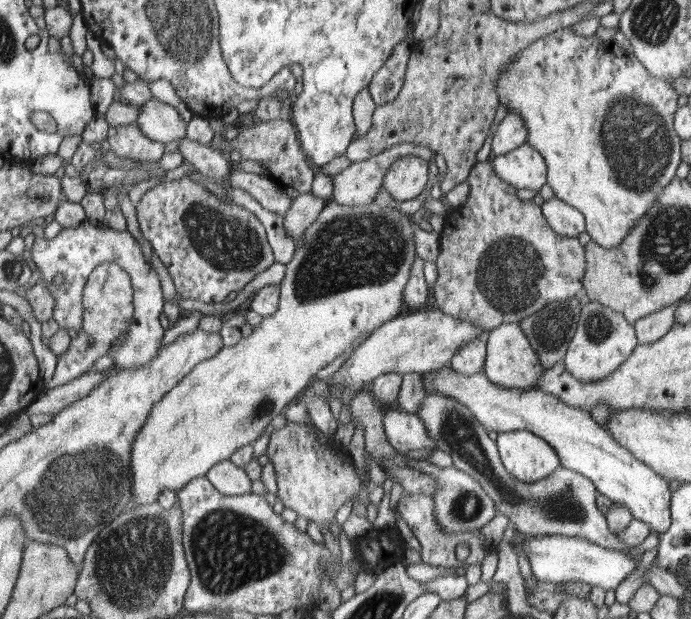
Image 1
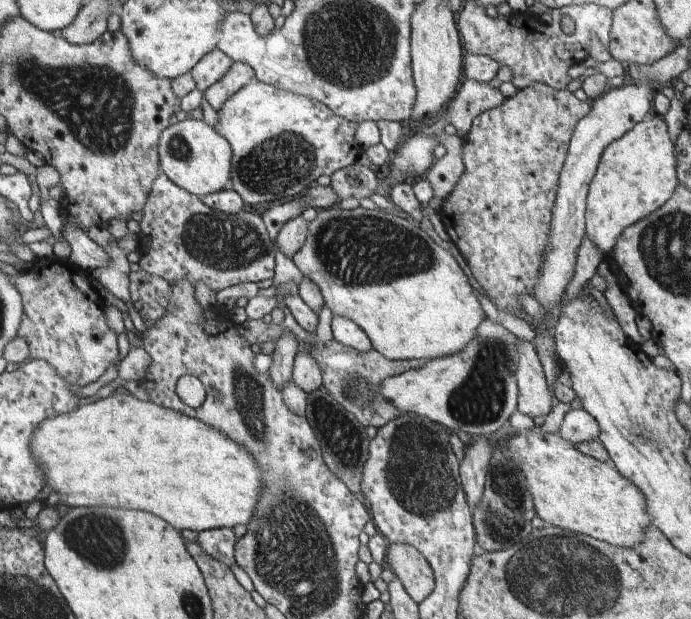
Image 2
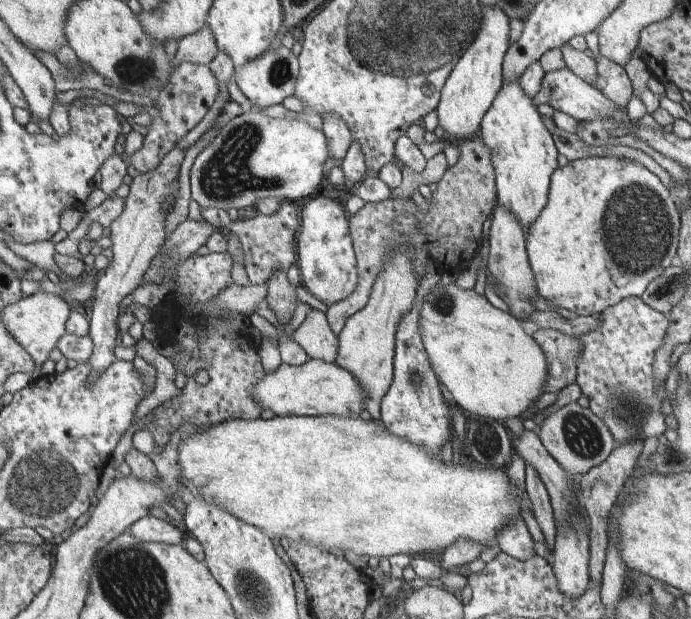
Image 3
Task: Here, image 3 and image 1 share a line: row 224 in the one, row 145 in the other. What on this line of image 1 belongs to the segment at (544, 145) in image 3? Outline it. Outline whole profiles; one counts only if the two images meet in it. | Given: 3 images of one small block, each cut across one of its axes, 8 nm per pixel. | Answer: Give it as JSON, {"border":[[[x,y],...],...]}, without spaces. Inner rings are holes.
{"border":[[[527,142],[508,154],[490,158],[498,178],[516,189],[527,188],[538,193],[548,182],[548,164],[536,147]]]}

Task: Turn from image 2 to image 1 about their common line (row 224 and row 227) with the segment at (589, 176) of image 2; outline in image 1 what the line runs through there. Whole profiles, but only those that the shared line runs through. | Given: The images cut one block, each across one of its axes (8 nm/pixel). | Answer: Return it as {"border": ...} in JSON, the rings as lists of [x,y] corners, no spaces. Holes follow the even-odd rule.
{"border":[[[555,196],[544,201],[541,209],[549,225],[557,234],[576,237],[585,232],[585,215],[577,207],[570,206],[570,203]]]}

